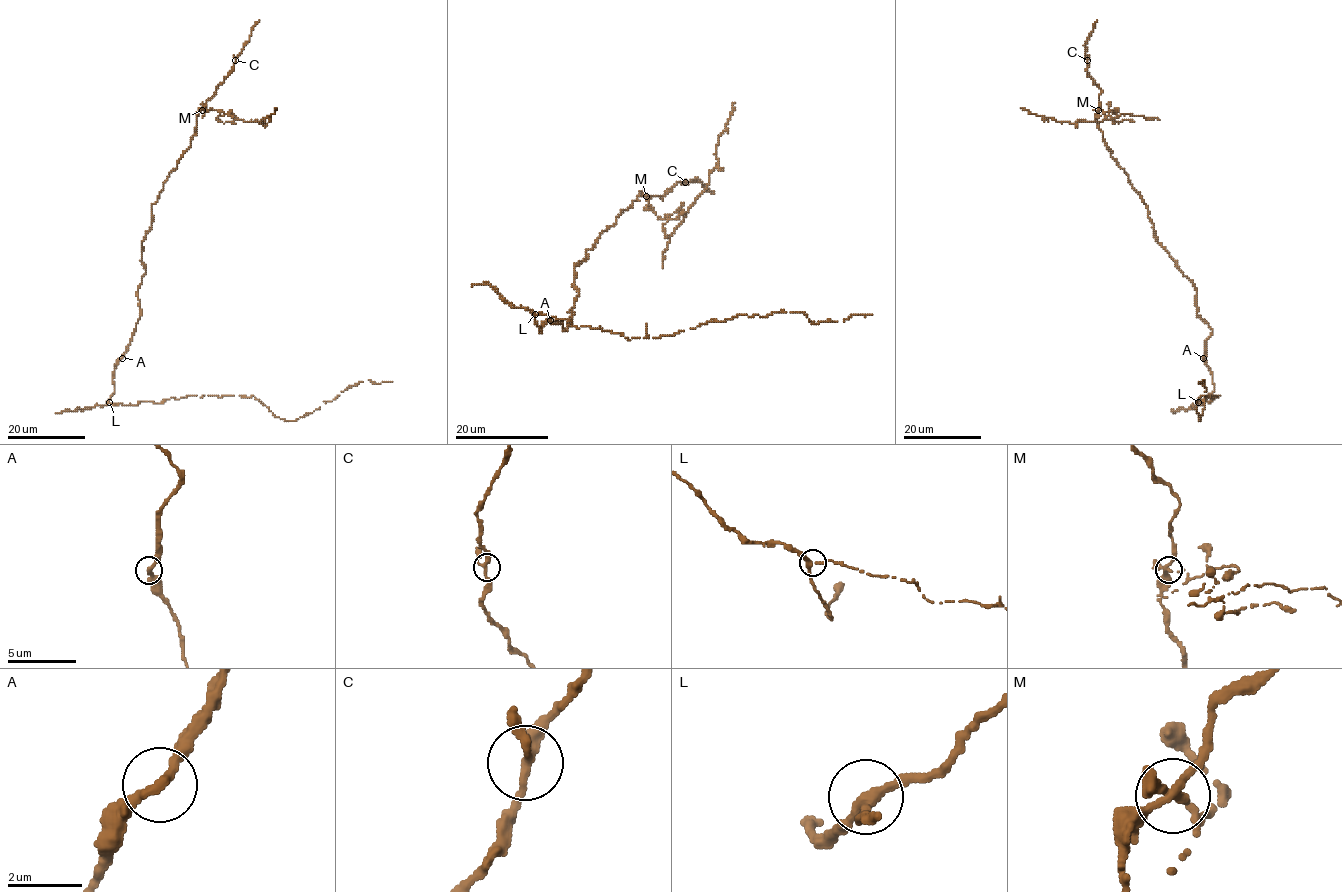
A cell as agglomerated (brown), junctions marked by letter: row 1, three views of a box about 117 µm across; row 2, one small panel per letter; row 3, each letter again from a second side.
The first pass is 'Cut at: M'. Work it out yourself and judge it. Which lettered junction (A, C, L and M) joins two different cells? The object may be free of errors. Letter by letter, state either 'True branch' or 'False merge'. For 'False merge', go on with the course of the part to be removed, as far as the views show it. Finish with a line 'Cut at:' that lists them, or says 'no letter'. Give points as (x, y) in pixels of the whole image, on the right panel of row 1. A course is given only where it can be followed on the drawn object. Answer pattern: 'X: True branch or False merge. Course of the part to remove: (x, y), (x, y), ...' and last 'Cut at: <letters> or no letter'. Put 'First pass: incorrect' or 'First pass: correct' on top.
First pass: correct
A: True branch
C: True branch
L: True branch
M: False merge. Course of the part to remove: (1098, 110), (1119, 110), (1107, 120), (1071, 123), (1038, 116), (1020, 107)
Cut at: M

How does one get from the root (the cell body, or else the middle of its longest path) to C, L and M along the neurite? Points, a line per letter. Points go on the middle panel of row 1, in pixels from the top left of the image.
C: (568, 325), (578, 295), (575, 267), (585, 260), (586, 250), (640, 193), (663, 199), (676, 184), (685, 182)
L: (568, 325), (564, 330), (560, 323), (548, 321), (541, 332), (535, 314)
M: (568, 325), (578, 295), (575, 267), (619, 214), (640, 193), (646, 195)

